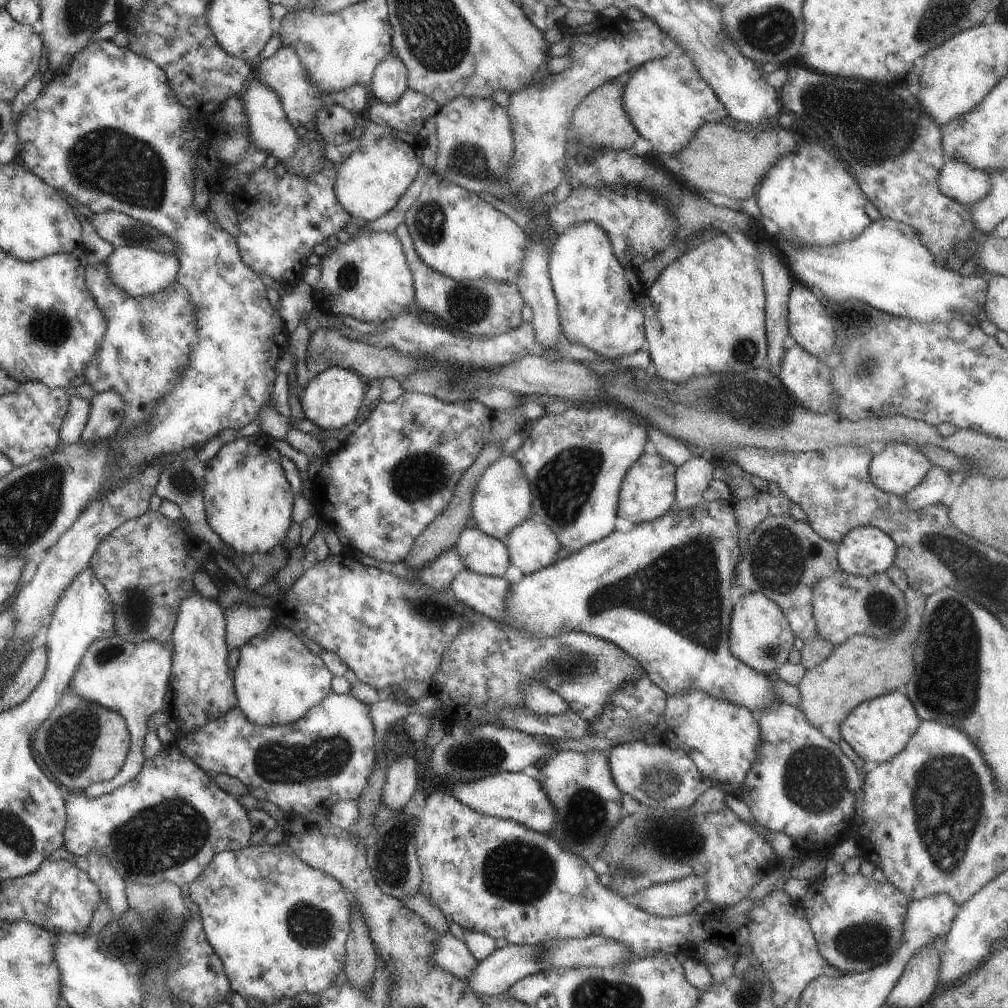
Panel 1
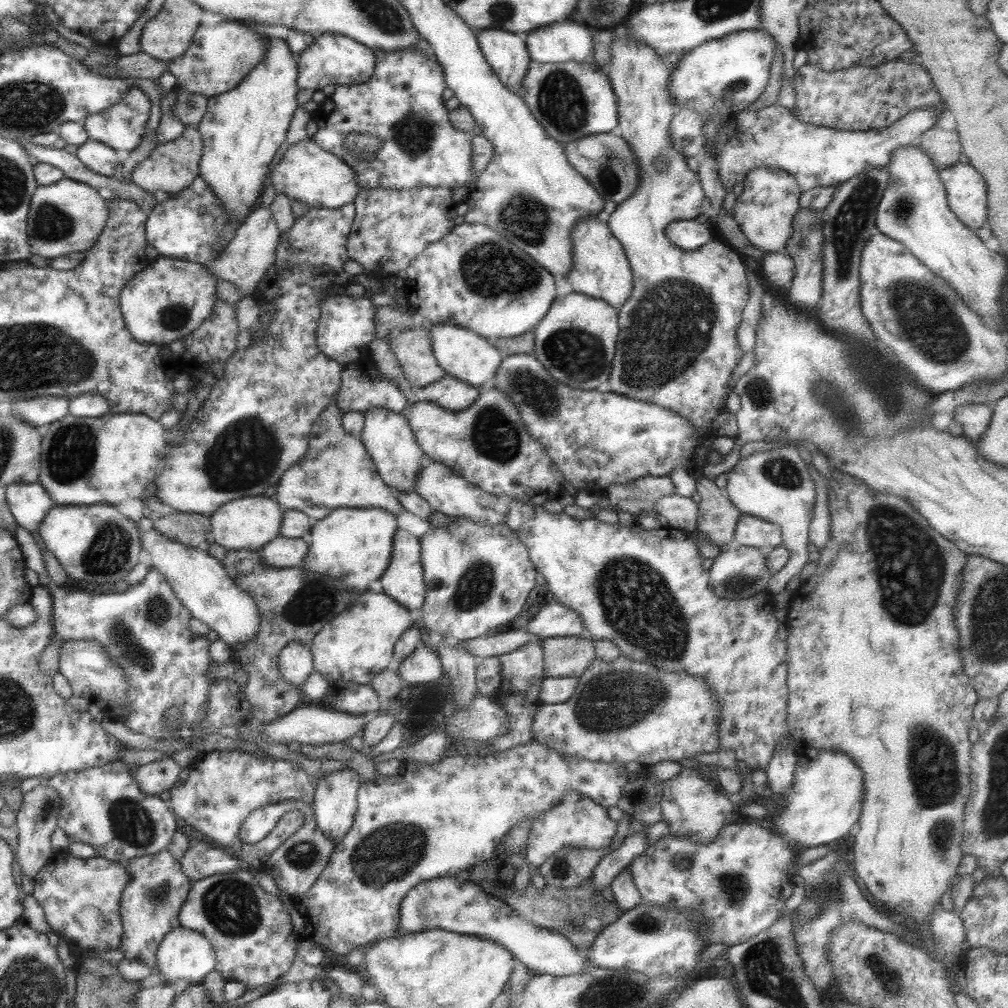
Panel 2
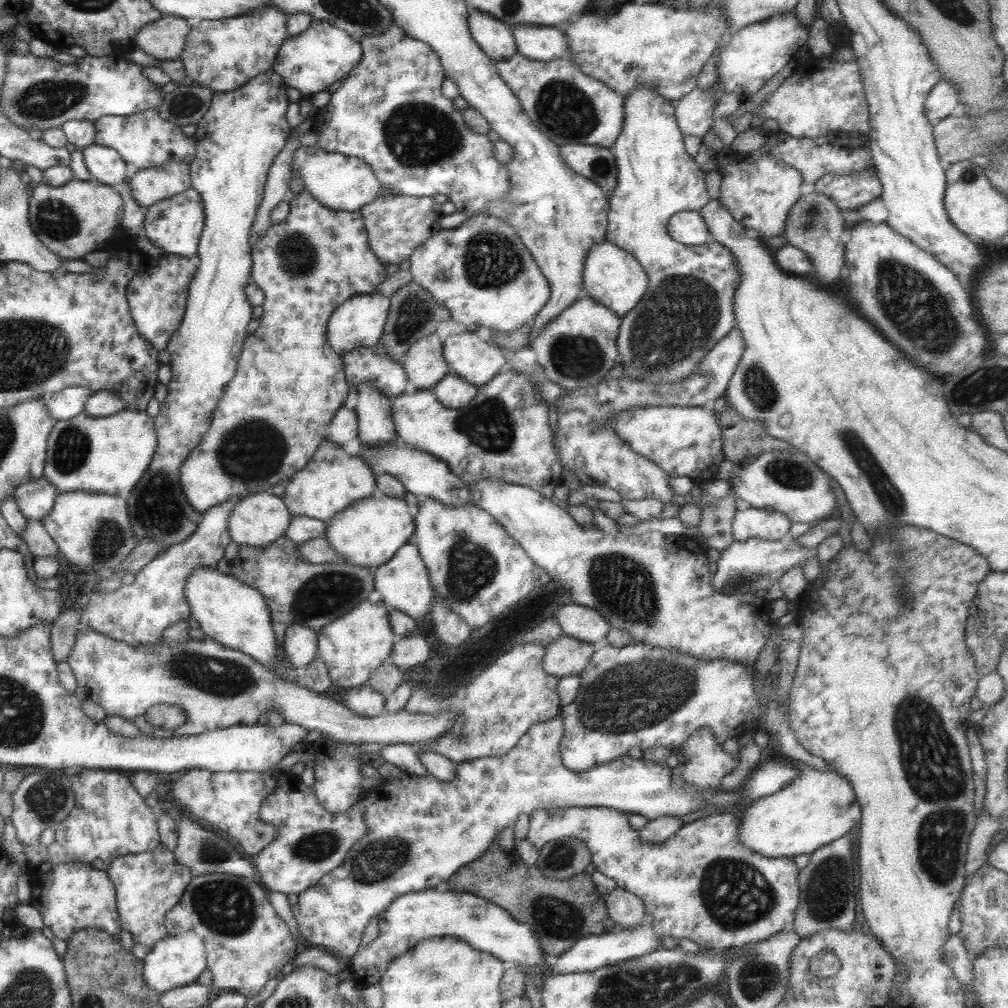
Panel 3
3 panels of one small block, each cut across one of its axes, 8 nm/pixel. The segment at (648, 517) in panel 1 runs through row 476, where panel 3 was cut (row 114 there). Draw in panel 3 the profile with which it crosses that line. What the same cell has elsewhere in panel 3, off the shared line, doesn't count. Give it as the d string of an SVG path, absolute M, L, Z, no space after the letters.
M640 85L634 87L625 97L624 101L624 122L622 130L615 138L614 144L611 146L611 151L615 156L617 166L617 185L614 189L614 193L609 194L608 200L608 214L607 214L607 232L605 240L614 243L617 247L622 247L626 250L626 253L632 254L634 259L642 265L642 269L646 271L648 277L648 286L646 292L643 294L642 300L636 303L636 306L632 310L629 310L625 315L621 316L620 329L618 330L618 336L616 338L617 349L619 352L620 360L619 364L623 367L623 374L632 380L641 380L648 384L672 384L680 382L683 378L687 378L695 368L699 365L699 362L704 358L705 354L708 354L718 342L722 341L733 329L735 323L734 310L734 295L738 285L741 281L741 274L738 272L738 266L734 262L734 256L732 256L731 250L726 246L706 246L691 248L688 245L675 241L669 236L667 225L673 214L683 211L700 211L706 204L710 203L710 195L707 192L707 186L705 181L706 172L701 166L690 156L684 149L684 135L679 129L676 117L675 117L675 105L670 99L664 98L659 95L650 85Z

